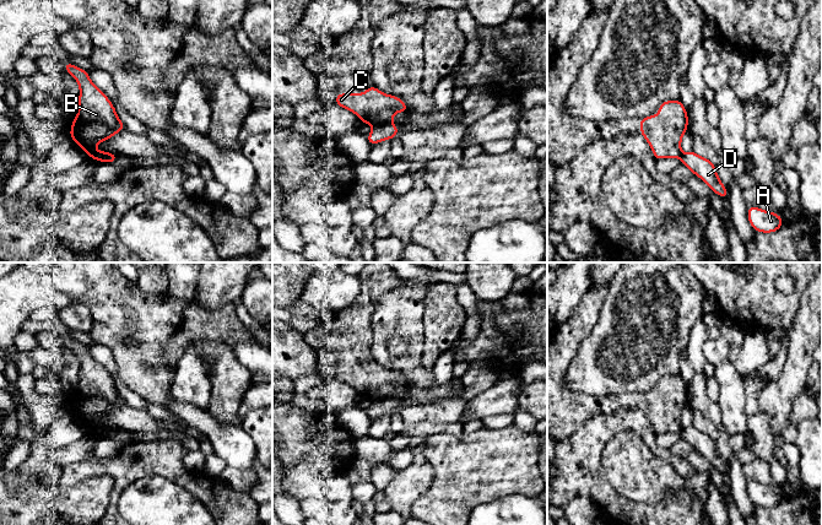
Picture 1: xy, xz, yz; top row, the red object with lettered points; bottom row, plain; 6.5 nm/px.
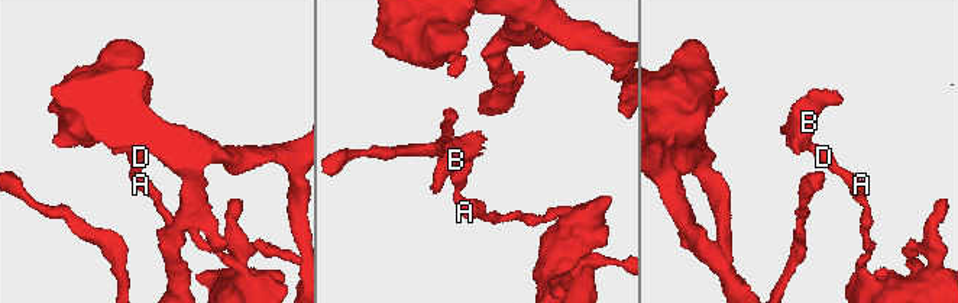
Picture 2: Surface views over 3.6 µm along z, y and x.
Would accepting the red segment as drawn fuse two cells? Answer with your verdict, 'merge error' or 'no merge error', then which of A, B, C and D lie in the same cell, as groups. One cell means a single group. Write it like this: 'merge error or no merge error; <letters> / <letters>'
merge error; A D / B C

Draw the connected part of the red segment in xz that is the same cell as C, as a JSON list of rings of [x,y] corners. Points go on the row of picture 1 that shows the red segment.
[[[374,85],[363,93],[336,93],[334,102],[356,114],[362,124],[384,124],[398,112],[409,113],[409,107],[400,97],[386,94]]]

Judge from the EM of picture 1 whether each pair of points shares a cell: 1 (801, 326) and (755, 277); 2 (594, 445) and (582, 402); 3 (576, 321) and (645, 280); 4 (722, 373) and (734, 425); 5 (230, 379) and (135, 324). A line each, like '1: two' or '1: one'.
1: two
2: two
3: two
4: one
5: one

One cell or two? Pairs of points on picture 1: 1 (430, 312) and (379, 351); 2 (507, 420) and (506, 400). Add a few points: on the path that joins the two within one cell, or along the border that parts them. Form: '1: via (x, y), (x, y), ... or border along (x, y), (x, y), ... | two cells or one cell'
1: border along (425, 301), (422, 344) | two cells
2: border along (513, 413), (491, 413), (481, 420) | two cells

